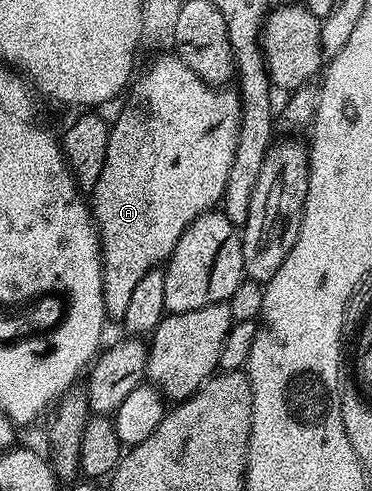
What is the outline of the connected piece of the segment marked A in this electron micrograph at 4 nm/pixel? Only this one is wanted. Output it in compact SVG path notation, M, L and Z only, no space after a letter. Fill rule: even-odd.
M175 54L160 55L144 72L137 74L127 88L128 100L124 108L116 115L116 120L111 120L108 129L108 144L106 145L106 161L102 161L102 174L90 192L90 210L96 224L96 234L100 236L100 268L102 269L102 297L104 298L104 314L109 320L120 321L126 313L130 296L138 281L146 276L157 265L167 264L172 256L174 245L178 245L178 237L182 237L184 230L207 211L213 210L223 200L226 189L226 176L230 173L230 163L234 161L234 153L238 145L240 132L240 97L235 90L227 86L213 87L194 73Z

